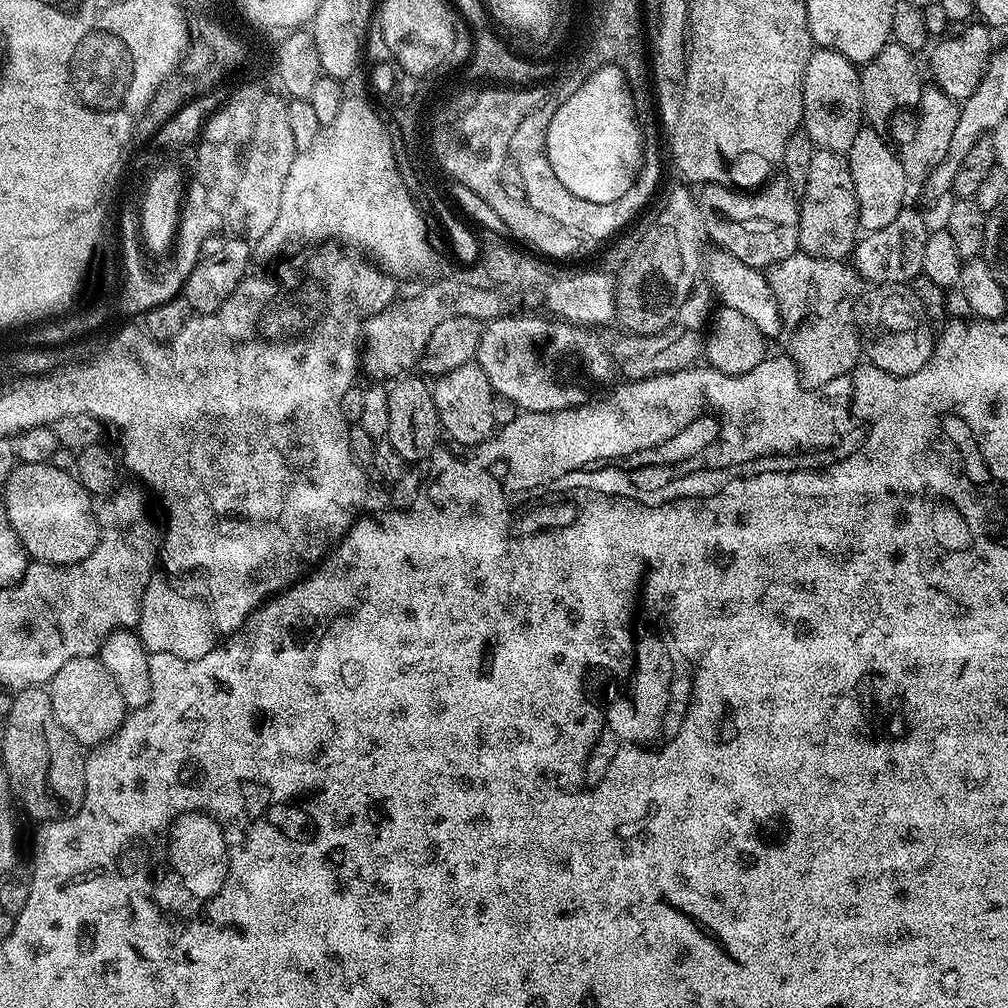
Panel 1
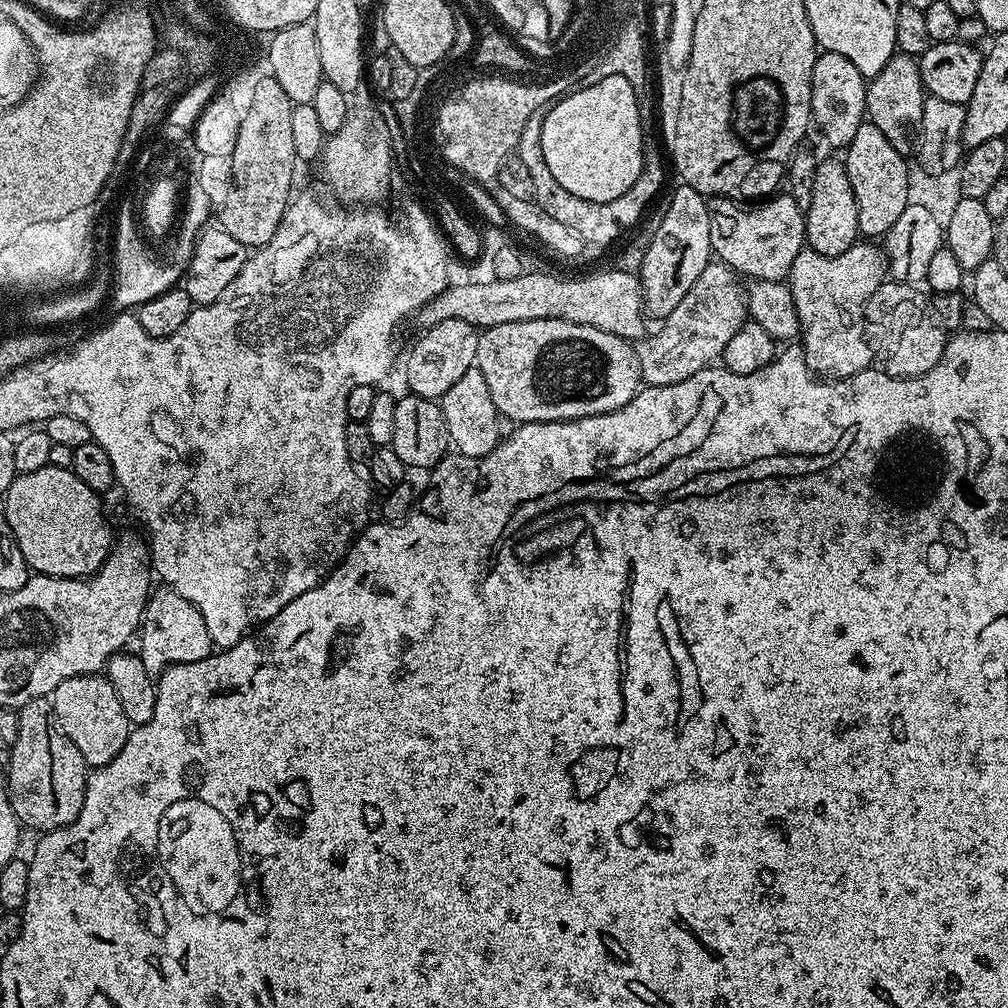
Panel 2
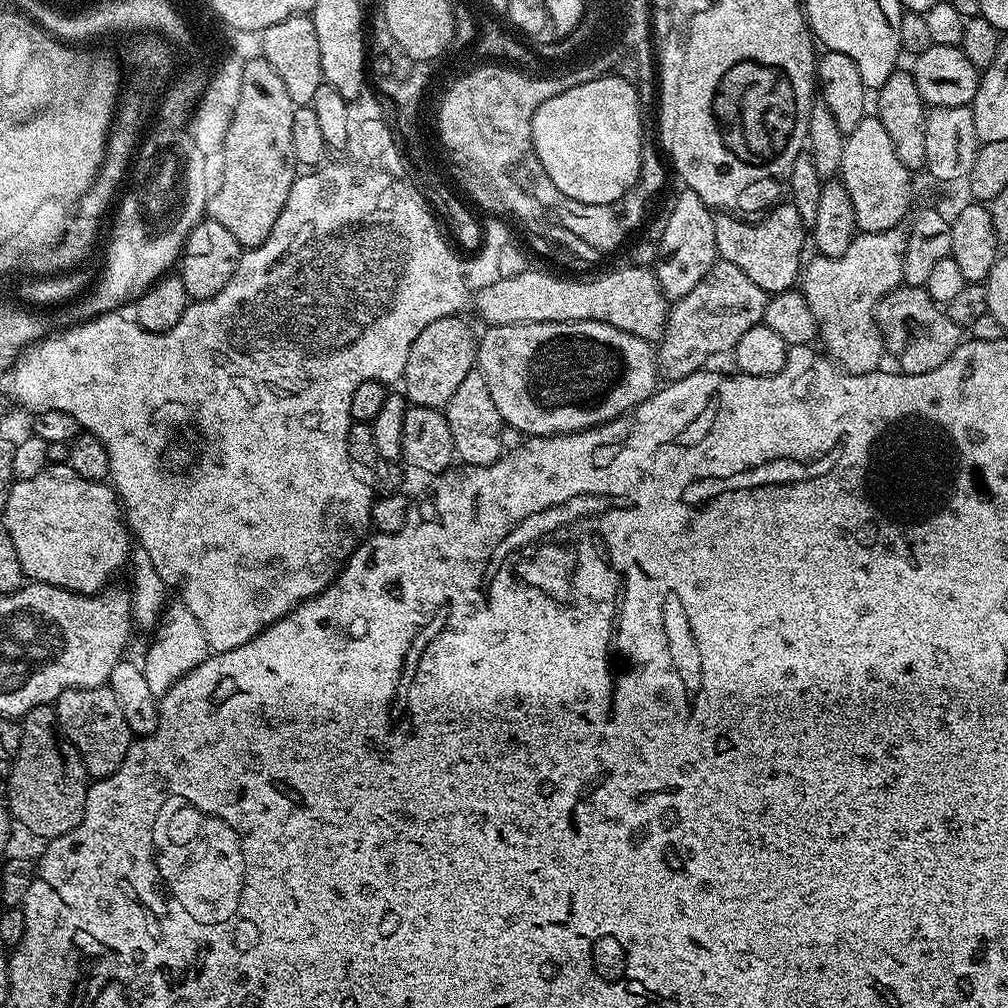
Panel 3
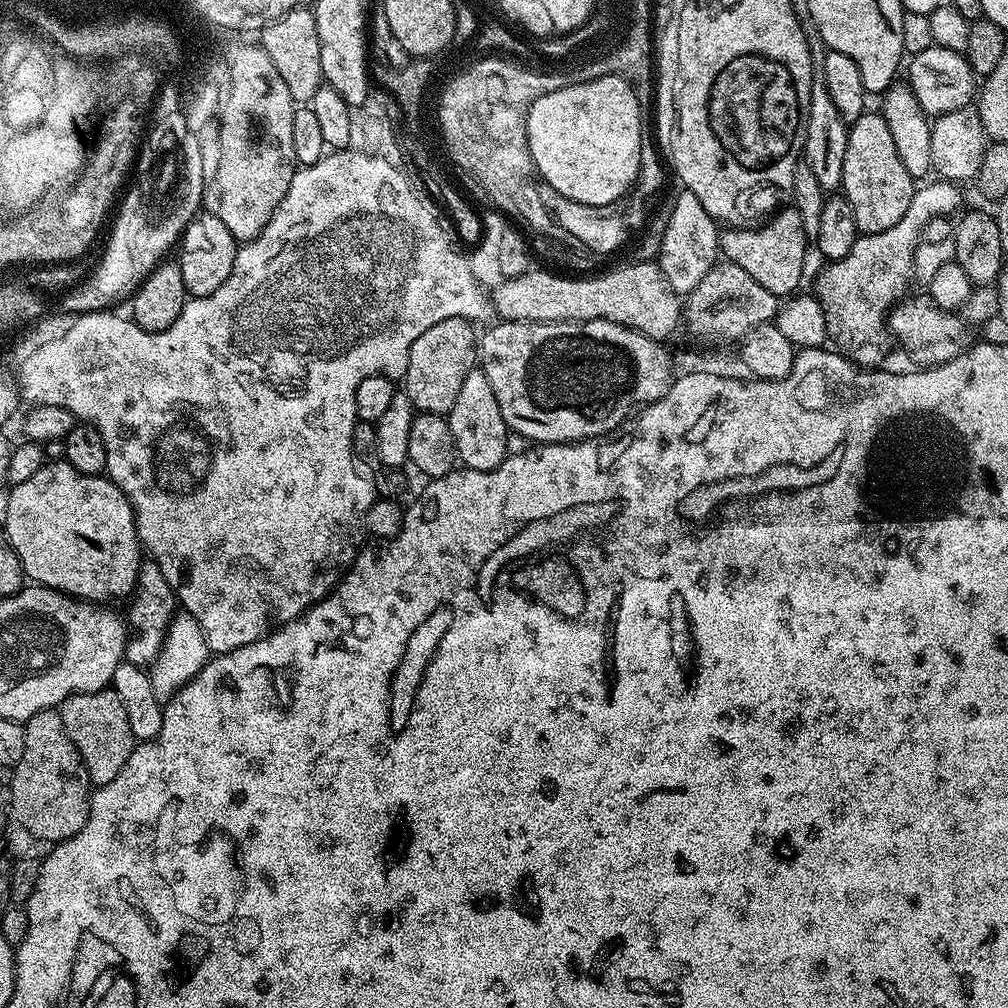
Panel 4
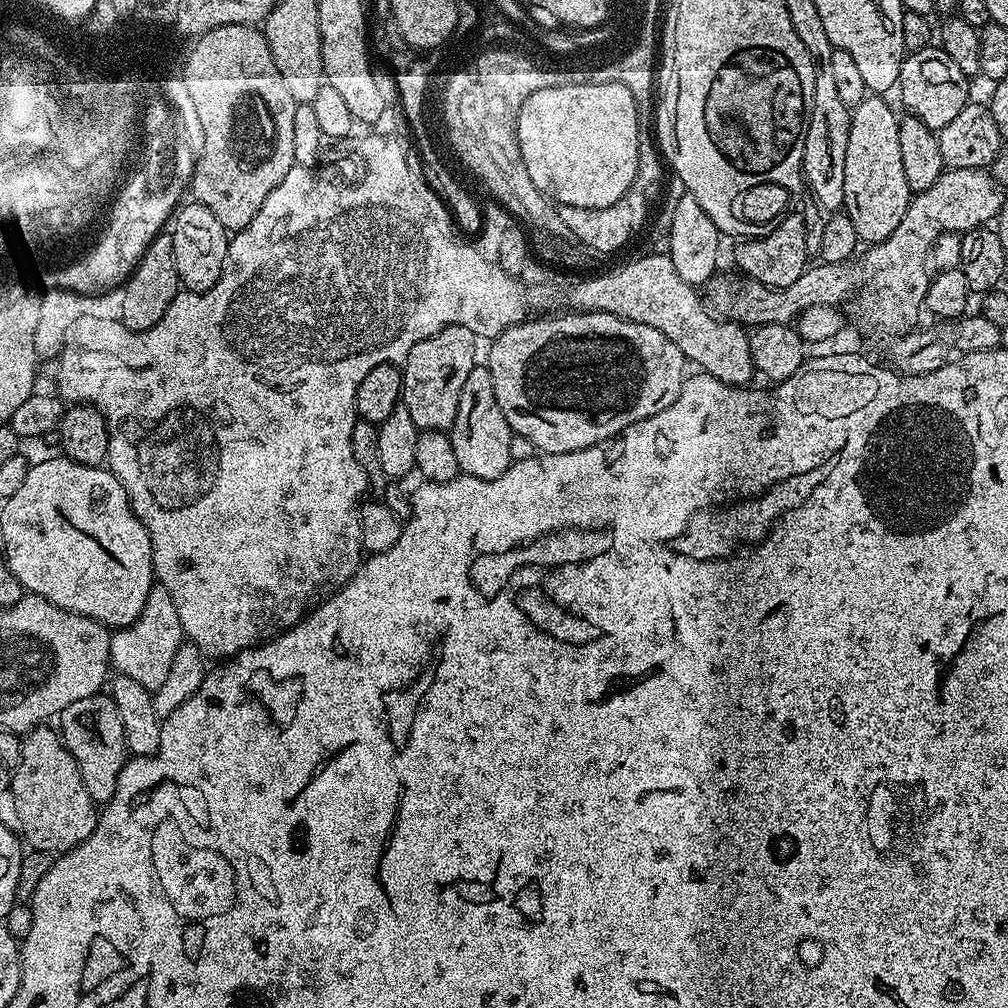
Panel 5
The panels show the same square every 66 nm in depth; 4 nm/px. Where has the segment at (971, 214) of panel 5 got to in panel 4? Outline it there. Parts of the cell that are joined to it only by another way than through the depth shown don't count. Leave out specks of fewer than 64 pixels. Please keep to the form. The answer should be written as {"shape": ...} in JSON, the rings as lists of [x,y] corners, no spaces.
{"shape":[[[943,178],[933,179],[933,184],[925,188],[917,187],[912,193],[910,207],[902,214],[899,222],[894,222],[890,230],[857,235],[850,254],[840,260],[833,260],[820,276],[818,299],[824,307],[828,327],[852,344],[851,363],[872,370],[888,356],[888,343],[894,336],[890,331],[890,313],[894,305],[905,299],[907,290],[914,284],[916,270],[916,247],[924,227],[940,216],[951,217],[951,212],[959,213],[960,192],[955,183]]]}

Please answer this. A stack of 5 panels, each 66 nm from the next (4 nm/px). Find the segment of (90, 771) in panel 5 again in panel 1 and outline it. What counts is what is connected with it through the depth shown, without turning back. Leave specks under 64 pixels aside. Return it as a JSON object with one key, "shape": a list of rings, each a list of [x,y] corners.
{"shape":[[[96,656],[66,662],[58,674],[48,681],[46,691],[54,718],[63,726],[72,739],[81,746],[101,746],[116,735],[124,724],[126,709],[118,685],[110,678],[110,670]]]}

